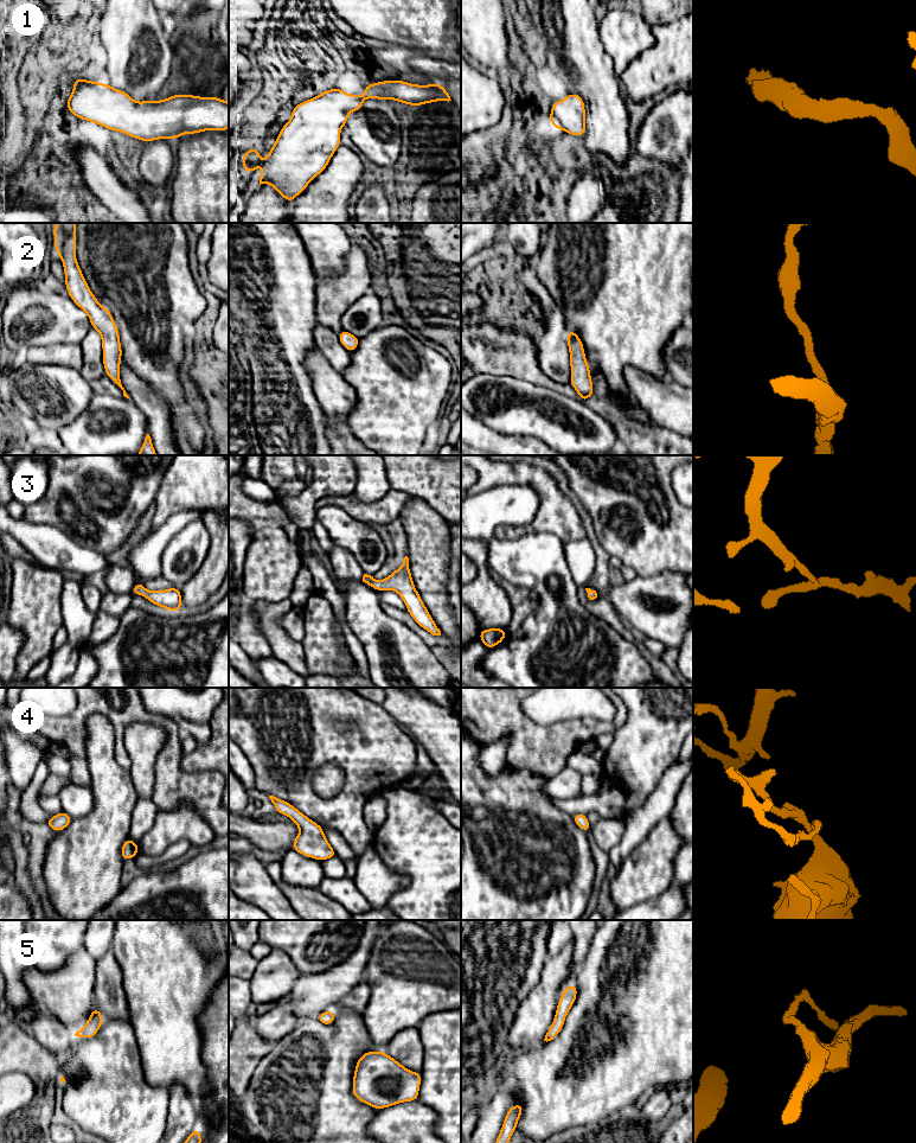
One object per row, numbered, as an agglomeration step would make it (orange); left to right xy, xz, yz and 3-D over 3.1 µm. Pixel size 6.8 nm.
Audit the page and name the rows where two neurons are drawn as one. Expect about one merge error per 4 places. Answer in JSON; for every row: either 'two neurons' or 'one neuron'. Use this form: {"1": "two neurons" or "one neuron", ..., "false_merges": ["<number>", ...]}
{"1": "one neuron", "2": "one neuron", "3": "one neuron", "4": "one neuron", "5": "one neuron", "false_merges": []}

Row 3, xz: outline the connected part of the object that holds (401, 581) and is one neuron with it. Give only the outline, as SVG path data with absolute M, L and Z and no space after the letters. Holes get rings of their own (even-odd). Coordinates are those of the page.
M408 556L403 558L403 564L387 577L377 582L373 576L364 574L363 582L374 588L377 592L386 589L397 592L405 602L406 611L414 620L433 636L441 636L440 628L429 614L422 598L415 588Z

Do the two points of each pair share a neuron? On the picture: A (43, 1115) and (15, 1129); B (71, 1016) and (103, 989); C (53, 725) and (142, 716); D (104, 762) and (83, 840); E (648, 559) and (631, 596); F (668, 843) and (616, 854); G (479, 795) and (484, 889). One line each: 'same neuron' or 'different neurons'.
A: same neuron
B: different neurons
C: same neuron
D: same neuron
E: different neurons
F: different neurons
G: same neuron

